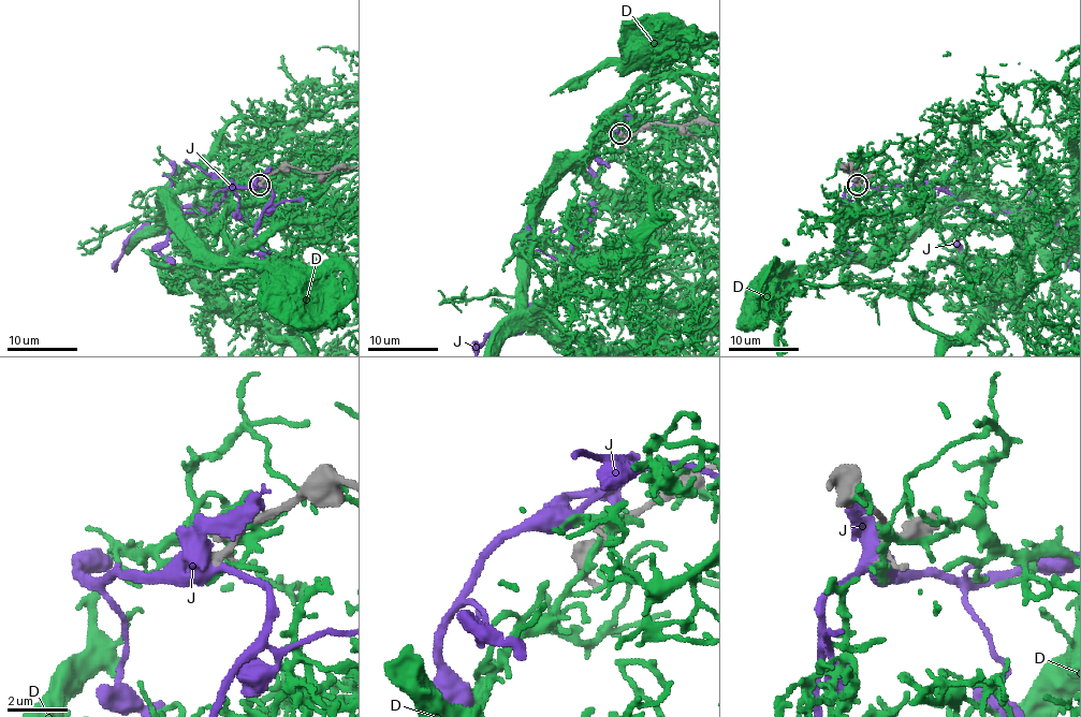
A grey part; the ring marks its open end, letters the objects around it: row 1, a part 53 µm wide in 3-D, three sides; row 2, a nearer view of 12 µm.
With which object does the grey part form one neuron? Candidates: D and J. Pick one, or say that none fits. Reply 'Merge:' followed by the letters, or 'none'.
Merge: J

